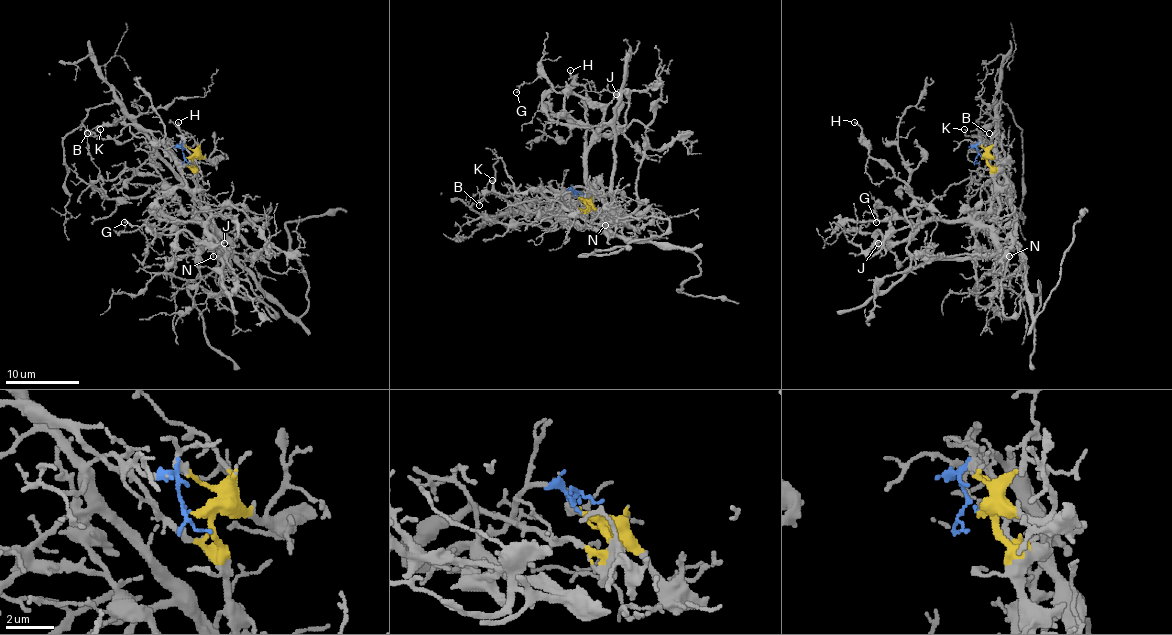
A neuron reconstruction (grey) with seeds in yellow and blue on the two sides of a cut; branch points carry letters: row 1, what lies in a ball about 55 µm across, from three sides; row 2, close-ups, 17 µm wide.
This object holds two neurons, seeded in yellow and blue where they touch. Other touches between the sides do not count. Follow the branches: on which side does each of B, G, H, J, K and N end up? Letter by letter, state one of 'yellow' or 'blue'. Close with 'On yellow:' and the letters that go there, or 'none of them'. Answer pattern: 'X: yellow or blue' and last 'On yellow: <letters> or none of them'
B: blue
G: yellow
H: yellow
J: yellow
K: blue
N: yellow
On yellow: G, H, J, N

